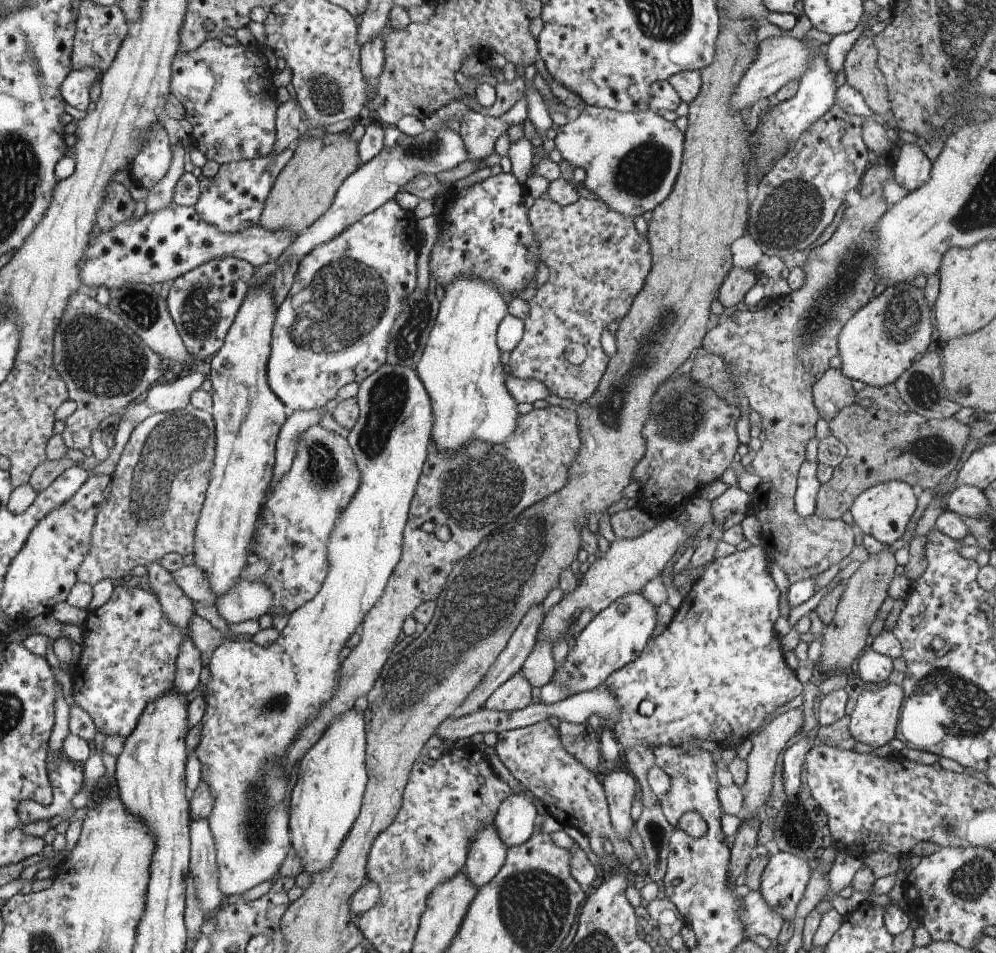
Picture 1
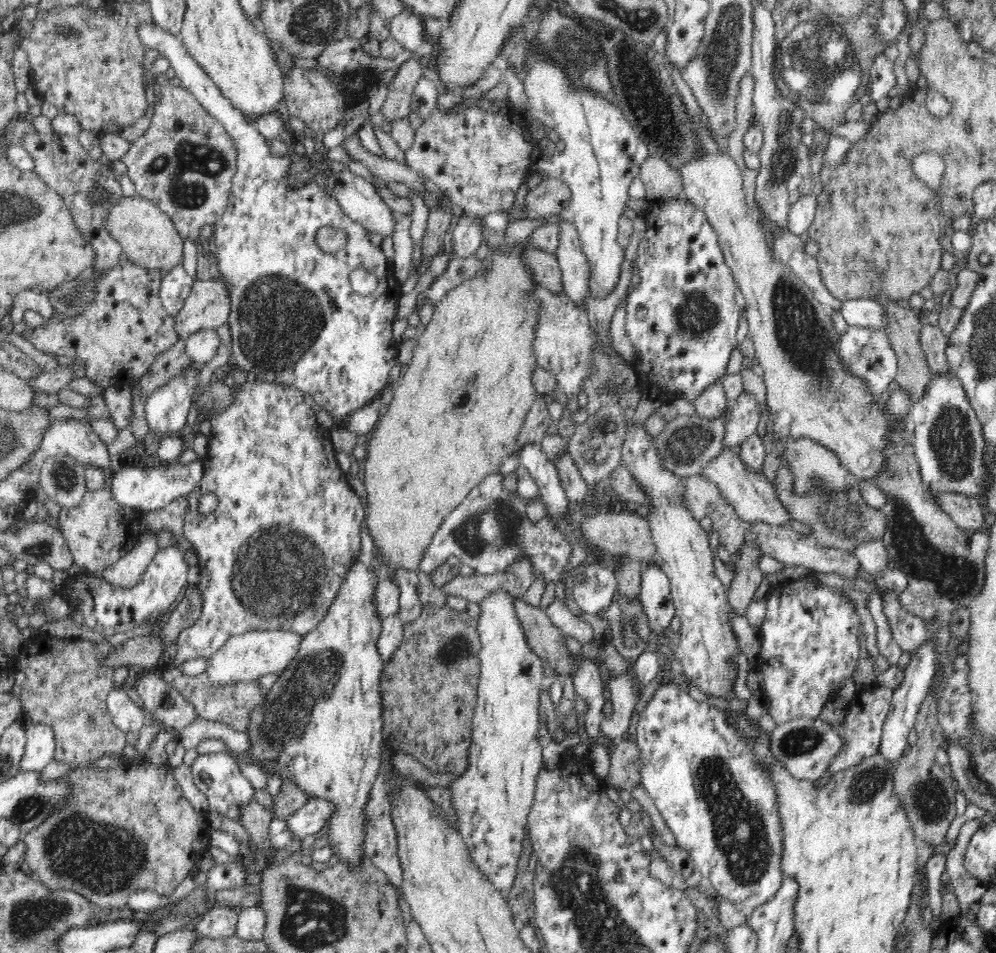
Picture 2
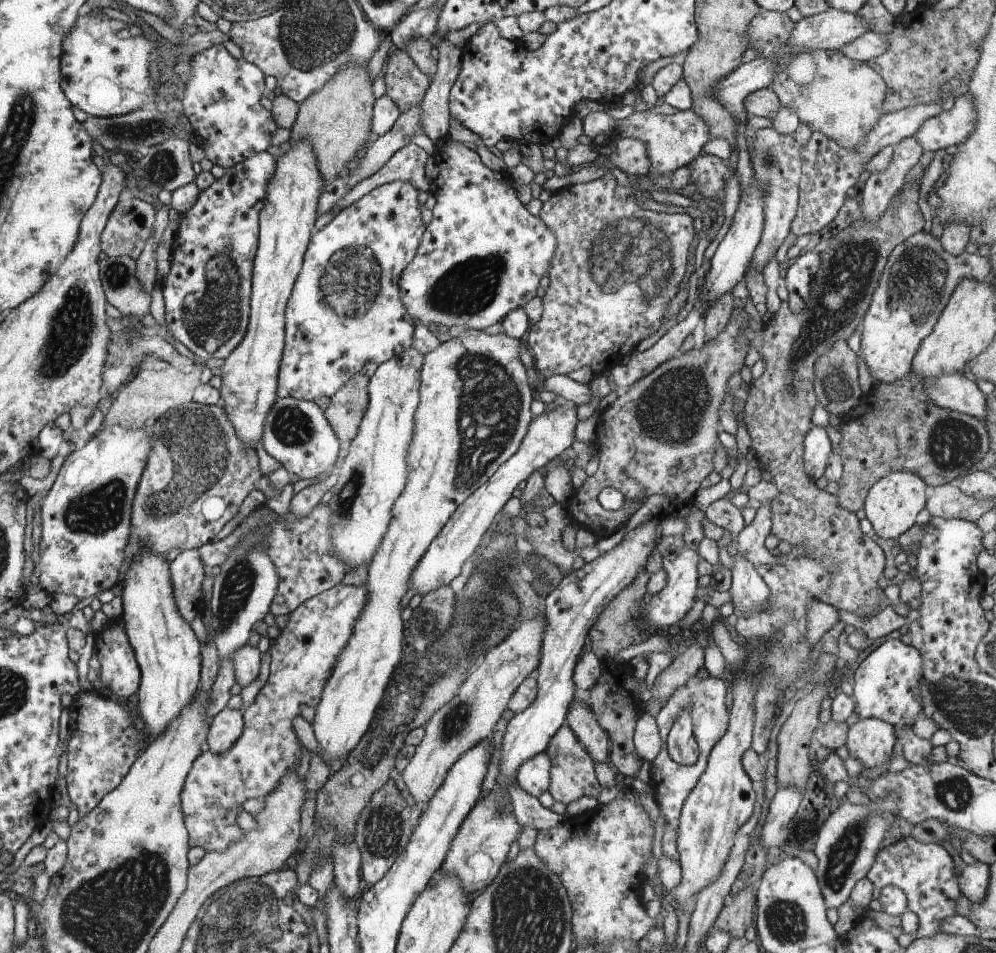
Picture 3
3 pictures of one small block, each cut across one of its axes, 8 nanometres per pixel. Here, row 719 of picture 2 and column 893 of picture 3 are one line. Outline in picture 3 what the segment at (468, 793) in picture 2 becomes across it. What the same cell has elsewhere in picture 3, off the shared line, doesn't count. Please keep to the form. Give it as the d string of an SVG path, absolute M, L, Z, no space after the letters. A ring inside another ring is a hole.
M892 472L882 477L870 490L865 498L863 508L865 517L872 524L875 534L882 538L898 539L900 534L912 528L916 518L925 508L927 484L920 476L914 476L913 472Z

